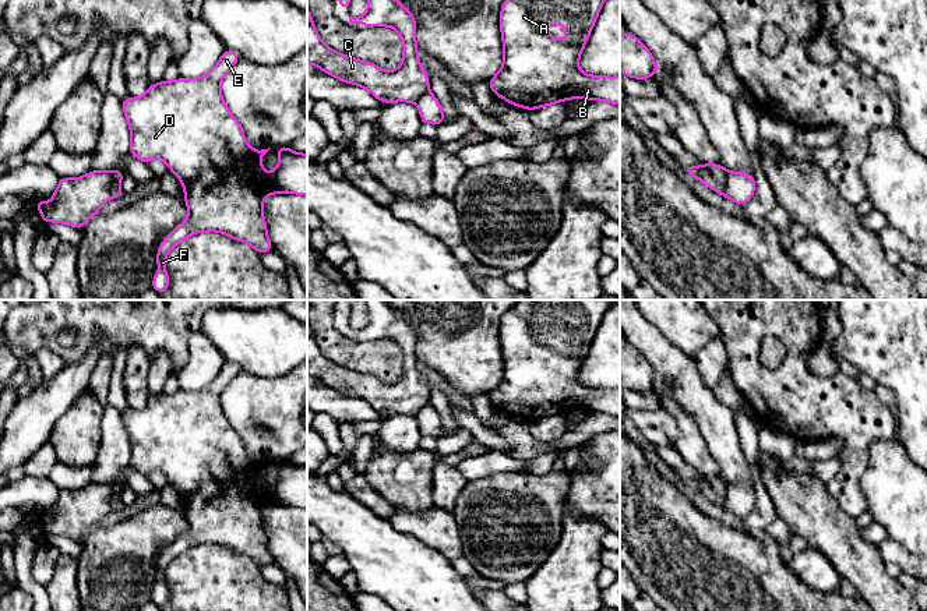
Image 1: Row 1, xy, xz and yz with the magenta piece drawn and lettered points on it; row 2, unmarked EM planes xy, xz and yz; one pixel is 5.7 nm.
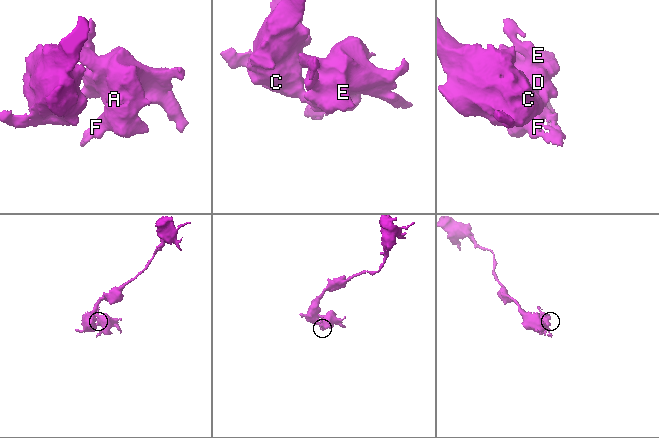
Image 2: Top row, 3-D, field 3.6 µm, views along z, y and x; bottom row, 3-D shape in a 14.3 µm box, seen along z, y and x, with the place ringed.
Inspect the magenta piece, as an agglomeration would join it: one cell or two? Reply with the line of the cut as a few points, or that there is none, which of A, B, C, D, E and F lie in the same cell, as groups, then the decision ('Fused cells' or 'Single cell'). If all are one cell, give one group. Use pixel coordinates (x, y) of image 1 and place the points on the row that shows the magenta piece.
Split along xy (113, 170), (110, 197). Groups: A B D E F / C. Fused cells

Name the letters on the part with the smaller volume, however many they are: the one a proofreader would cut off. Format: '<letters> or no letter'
A, B, D, E, F

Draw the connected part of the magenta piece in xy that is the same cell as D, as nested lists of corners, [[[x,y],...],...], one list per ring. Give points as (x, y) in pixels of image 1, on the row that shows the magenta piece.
[[[226,49],[215,67],[200,78],[183,78],[151,84],[141,98],[121,99],[130,127],[130,151],[135,159],[148,163],[162,159],[184,188],[187,219],[162,240],[156,250],[158,273],[151,289],[162,294],[170,286],[166,257],[173,247],[195,233],[218,232],[251,246],[260,255],[274,250],[267,232],[262,202],[269,194],[300,194],[307,197],[307,153],[274,148],[279,155],[278,167],[267,174],[261,158],[271,149],[254,151],[244,138],[239,120],[230,113],[221,82],[242,56]]]

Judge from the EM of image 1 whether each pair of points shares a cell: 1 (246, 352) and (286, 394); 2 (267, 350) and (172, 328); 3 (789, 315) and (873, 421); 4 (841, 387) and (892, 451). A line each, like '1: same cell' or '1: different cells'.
1: different cells
2: different cells
3: same cell
4: different cells

